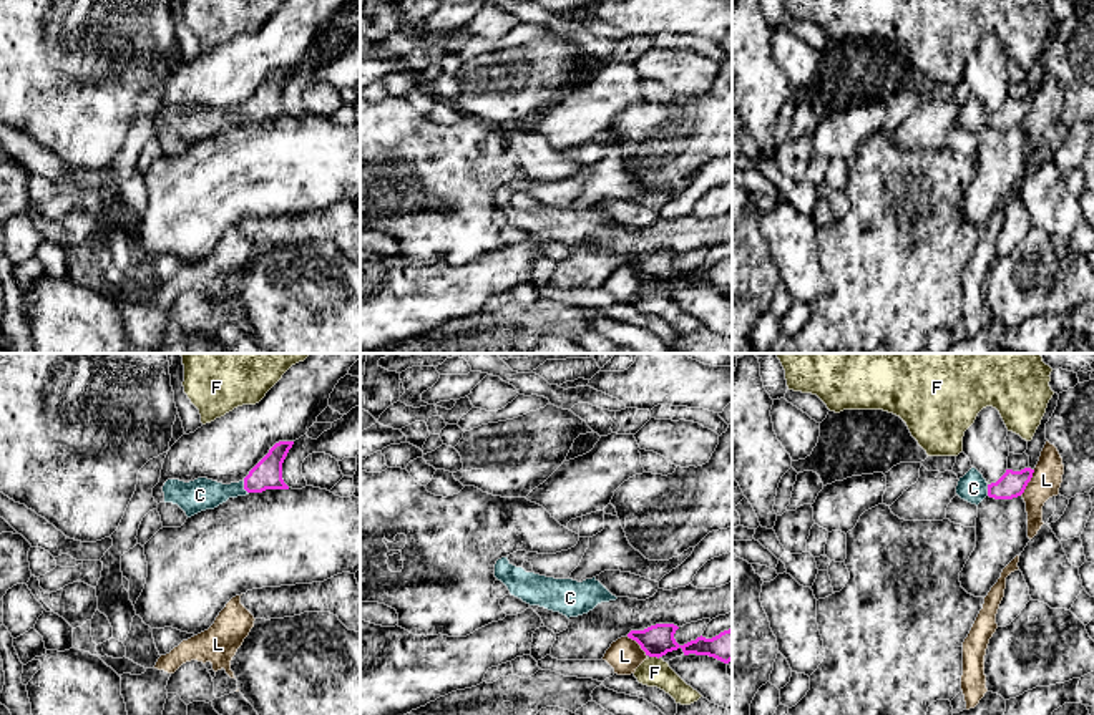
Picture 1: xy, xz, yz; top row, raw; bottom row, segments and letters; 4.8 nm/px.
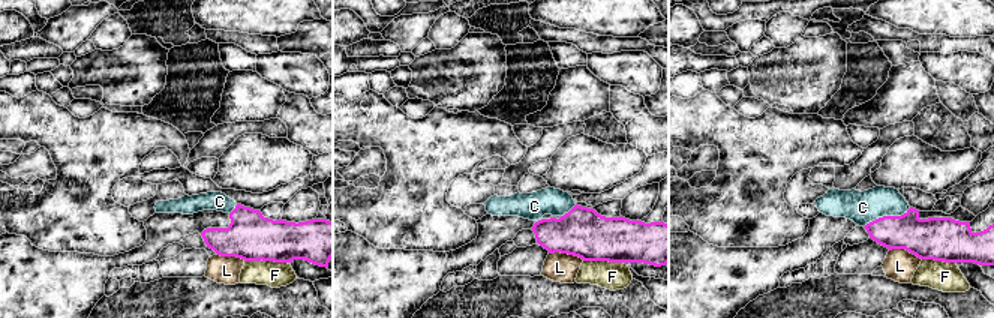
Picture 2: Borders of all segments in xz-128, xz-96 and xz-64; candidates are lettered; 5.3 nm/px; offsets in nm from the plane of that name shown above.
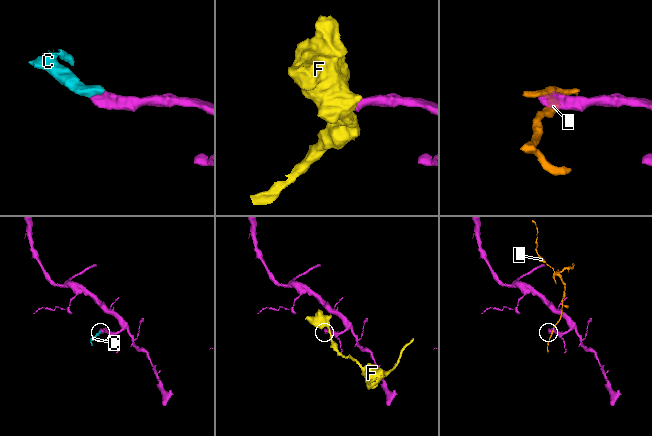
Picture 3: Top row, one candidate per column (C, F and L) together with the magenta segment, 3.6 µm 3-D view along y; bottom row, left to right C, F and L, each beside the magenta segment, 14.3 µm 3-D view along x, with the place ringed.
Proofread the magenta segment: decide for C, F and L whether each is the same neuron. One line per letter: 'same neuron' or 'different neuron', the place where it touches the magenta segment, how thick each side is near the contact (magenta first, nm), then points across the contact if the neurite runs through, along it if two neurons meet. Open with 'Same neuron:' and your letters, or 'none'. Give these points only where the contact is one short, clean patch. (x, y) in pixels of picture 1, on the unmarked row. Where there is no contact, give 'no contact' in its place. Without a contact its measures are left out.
Same neuron: C
C: same neuron; contact xy (244, 116); calibres 140 and 160 nm; way xy (268, 102), (244, 116), (200, 123)
F: different neuron; contact xz (654, 284); calibres 160 and 140 nm; border xz (649, 284), (658, 287)
L: different neuron; contact yz (1028, 110); calibres 130 and 150 nm; border yz (1035, 98), (1020, 123)

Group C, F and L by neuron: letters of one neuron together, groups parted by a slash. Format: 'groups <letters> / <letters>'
groups C / F / L

